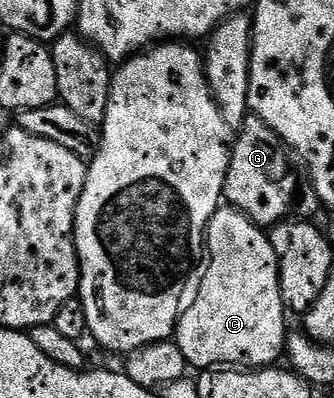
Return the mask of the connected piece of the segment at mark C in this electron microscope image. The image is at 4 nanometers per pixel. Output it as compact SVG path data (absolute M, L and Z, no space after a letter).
M232 207L218 208L217 213L209 221L209 231L207 234L207 264L205 267L205 278L199 287L199 295L195 295L195 303L186 305L181 319L177 323L177 332L175 340L179 351L183 351L186 366L197 368L197 371L209 371L214 367L244 367L246 369L264 369L273 367L282 360L285 353L285 343L287 340L287 328L285 329L285 316L287 310L283 299L281 298L281 263L275 255L275 247L271 247L269 234L262 226L255 224L247 215L243 215L237 209Z

